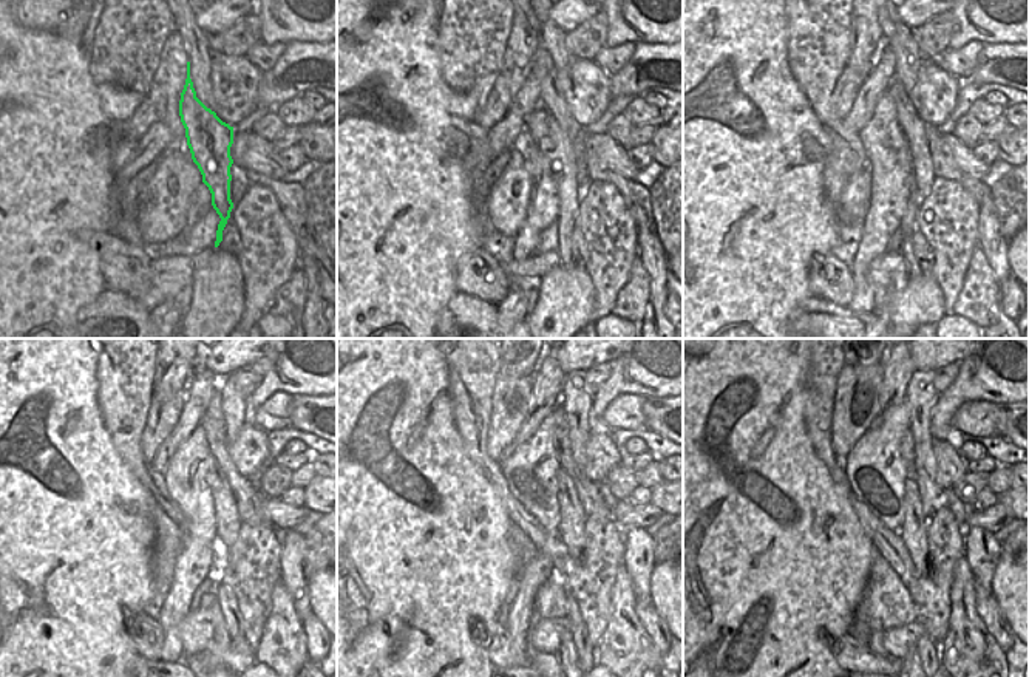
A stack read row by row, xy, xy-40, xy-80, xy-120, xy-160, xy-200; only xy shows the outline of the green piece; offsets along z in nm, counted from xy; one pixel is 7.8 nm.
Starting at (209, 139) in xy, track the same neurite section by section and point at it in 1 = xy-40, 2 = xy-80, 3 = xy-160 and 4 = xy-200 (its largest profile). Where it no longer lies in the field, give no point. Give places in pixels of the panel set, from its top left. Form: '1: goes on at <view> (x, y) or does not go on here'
1: goes on at xy-40 (553, 142)
2: goes on at xy-80 (909, 221)
3: goes on at xy-160 (566, 653)
4: goes on at xy-200 (913, 653)

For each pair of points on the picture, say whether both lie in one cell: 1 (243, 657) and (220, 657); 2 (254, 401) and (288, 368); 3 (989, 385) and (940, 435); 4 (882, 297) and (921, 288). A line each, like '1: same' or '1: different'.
1: same
2: same
3: same
4: different

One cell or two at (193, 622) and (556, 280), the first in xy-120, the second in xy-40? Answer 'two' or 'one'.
two

